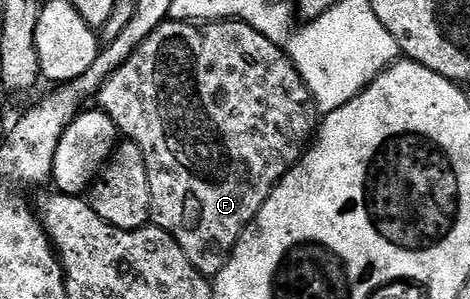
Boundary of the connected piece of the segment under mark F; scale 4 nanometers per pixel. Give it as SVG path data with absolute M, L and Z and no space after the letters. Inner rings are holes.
M168 18L164 24L157 26L145 38L145 42L141 42L141 46L133 50L131 57L99 87L98 100L98 111L103 112L114 122L120 137L126 138L143 151L151 195L151 220L154 227L170 234L181 246L181 250L185 250L185 258L189 258L189 262L193 262L196 270L208 278L213 278L229 262L241 234L255 220L255 215L261 210L261 206L265 206L269 194L279 185L279 179L307 151L321 123L321 110L315 105L311 91L305 86L291 57L278 43L270 41L269 38L265 38L265 34L247 25L245 21L237 19L192 22Z

